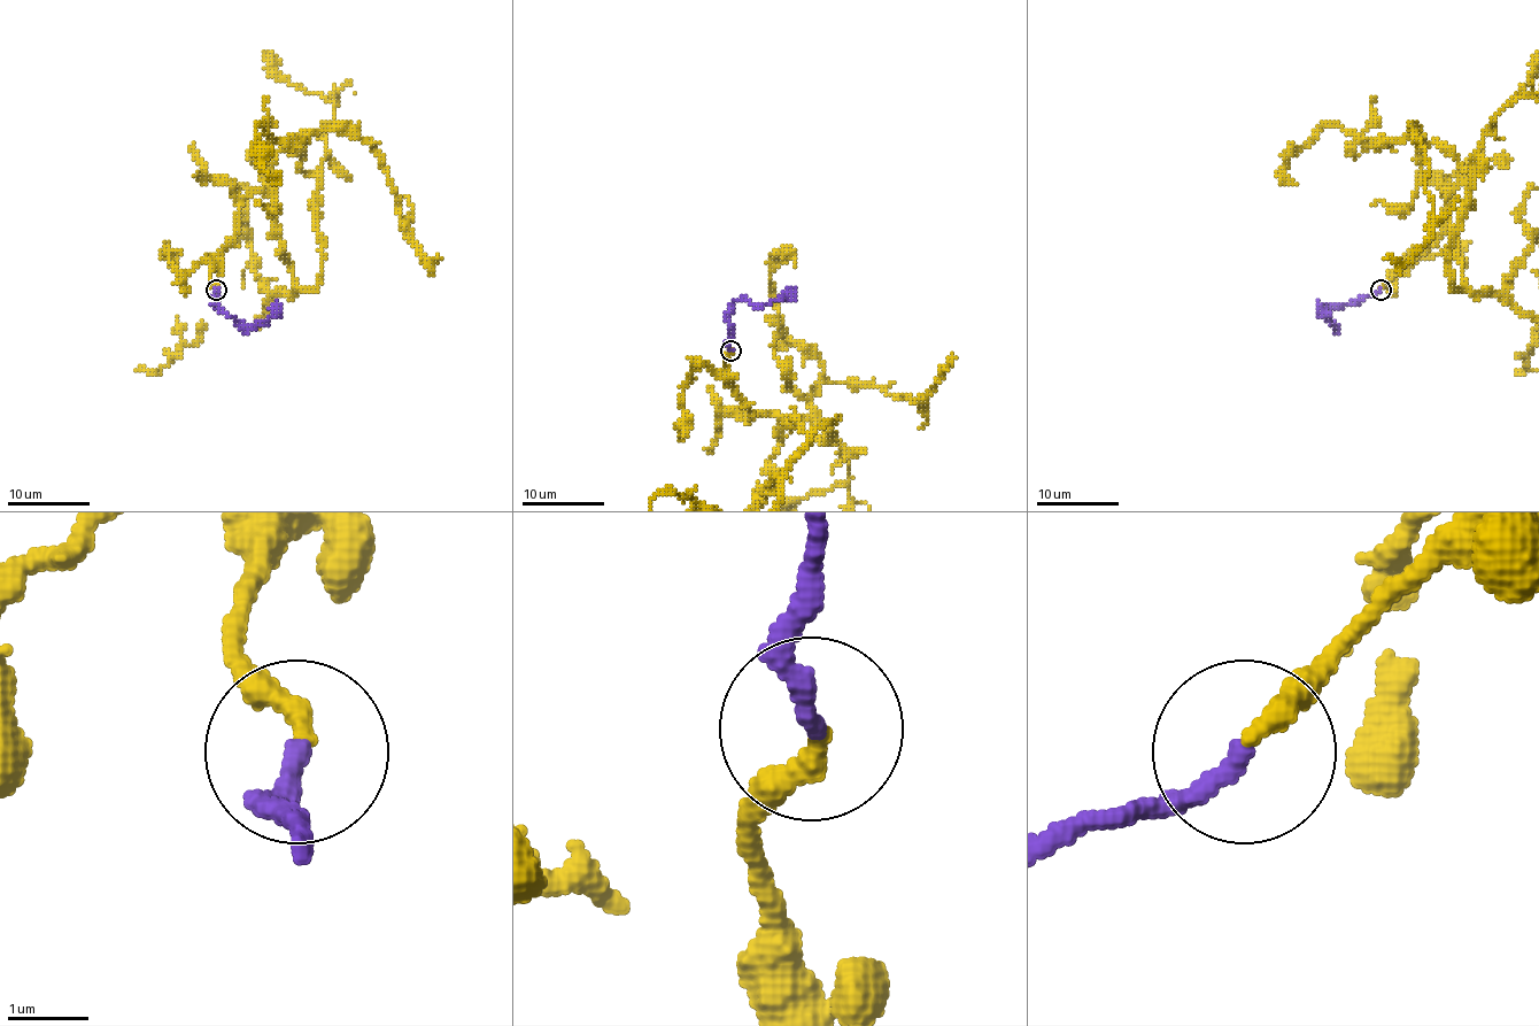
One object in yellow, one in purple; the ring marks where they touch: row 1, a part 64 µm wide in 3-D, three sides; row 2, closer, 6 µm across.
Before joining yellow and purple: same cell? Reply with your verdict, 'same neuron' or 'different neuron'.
same neuron

